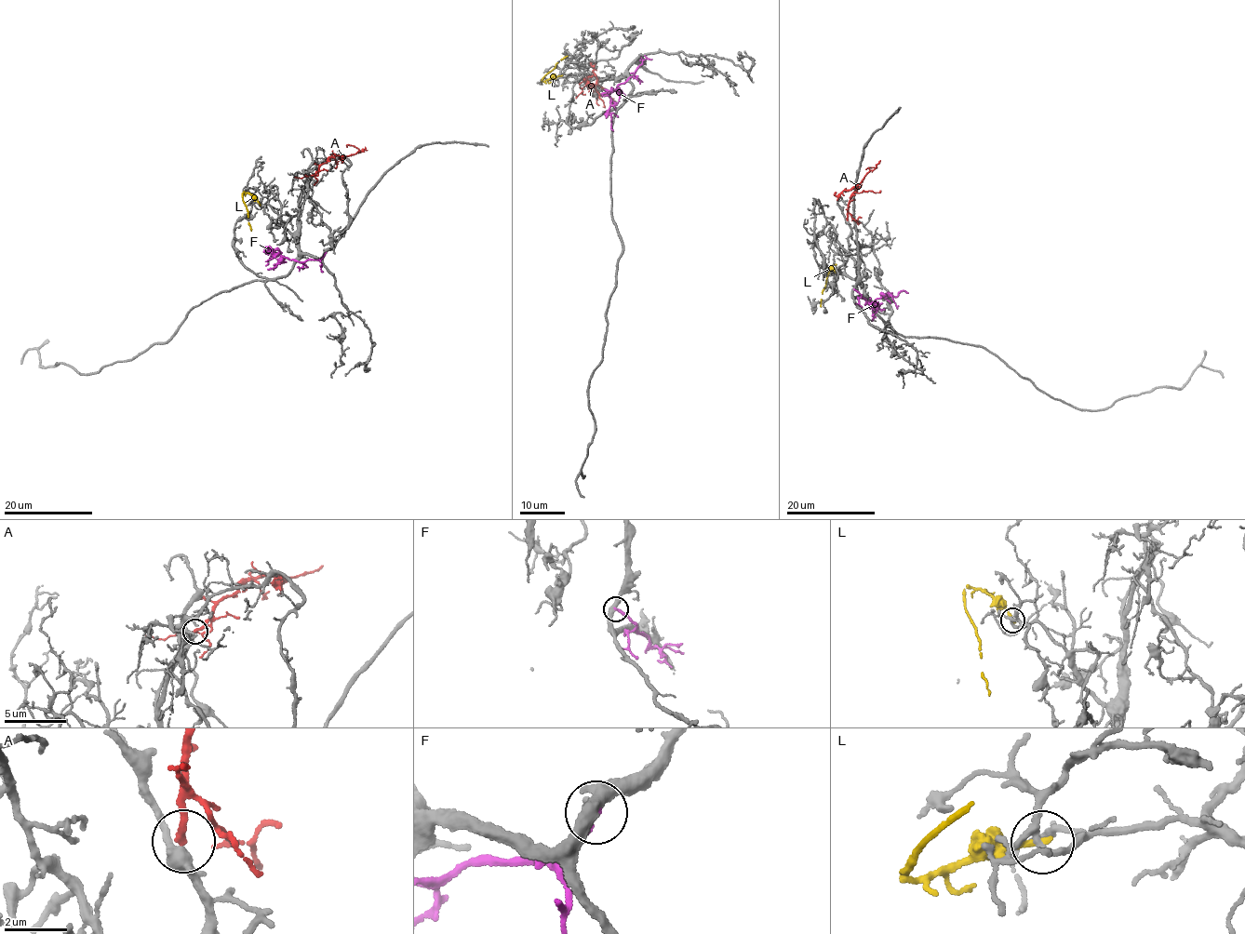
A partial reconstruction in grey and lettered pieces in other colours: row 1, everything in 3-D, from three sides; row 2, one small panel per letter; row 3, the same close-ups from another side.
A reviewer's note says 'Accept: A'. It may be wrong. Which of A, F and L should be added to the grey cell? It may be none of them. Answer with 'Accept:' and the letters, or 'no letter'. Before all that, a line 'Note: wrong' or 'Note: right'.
Note: right
Accept: A

